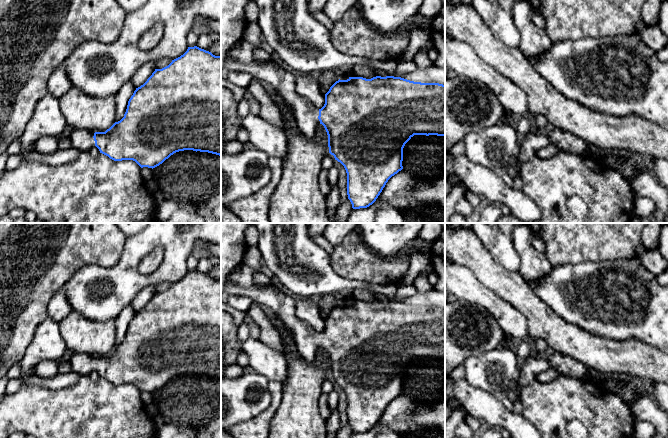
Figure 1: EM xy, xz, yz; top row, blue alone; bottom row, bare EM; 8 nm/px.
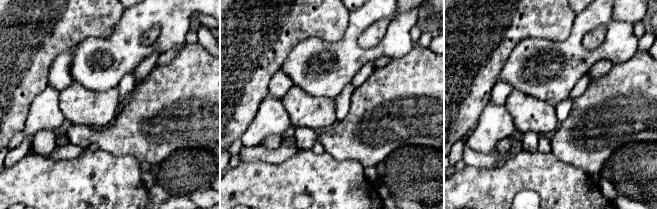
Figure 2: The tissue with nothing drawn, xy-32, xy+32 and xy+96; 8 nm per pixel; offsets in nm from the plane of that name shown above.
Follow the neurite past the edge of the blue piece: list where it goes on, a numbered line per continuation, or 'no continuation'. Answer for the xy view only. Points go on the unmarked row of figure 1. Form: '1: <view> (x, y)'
1: xy (82, 364)

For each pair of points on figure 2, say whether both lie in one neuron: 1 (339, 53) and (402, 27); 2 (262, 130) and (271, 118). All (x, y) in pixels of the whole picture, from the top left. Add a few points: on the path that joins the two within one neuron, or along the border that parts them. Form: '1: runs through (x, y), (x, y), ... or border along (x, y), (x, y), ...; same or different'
1: runs through (355, 54), (373, 54), (386, 43); same
2: runs through (262, 127), (268, 121); same

